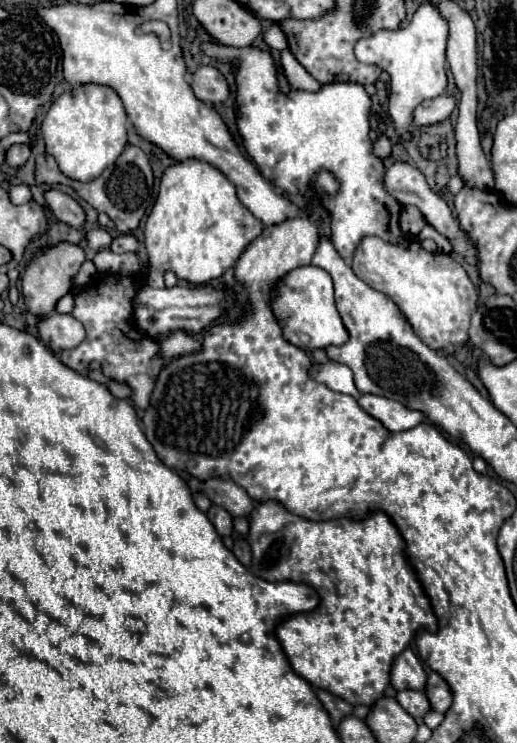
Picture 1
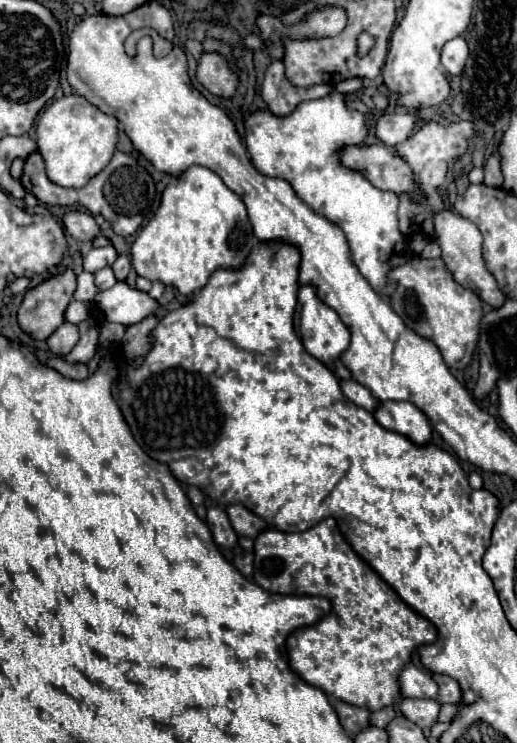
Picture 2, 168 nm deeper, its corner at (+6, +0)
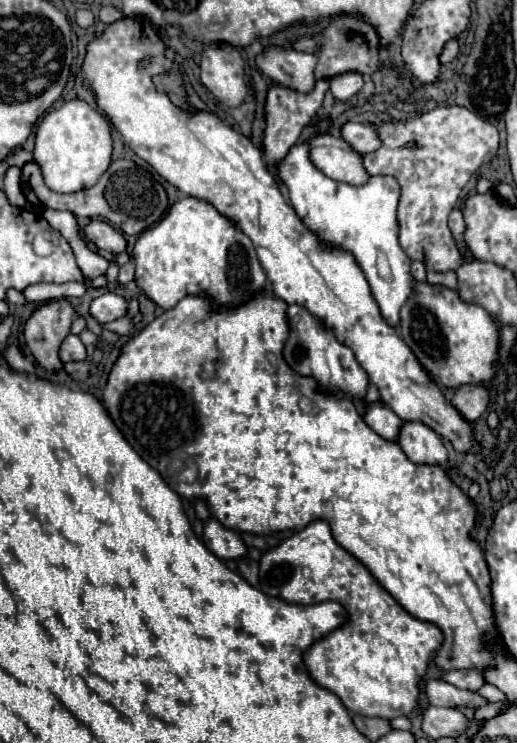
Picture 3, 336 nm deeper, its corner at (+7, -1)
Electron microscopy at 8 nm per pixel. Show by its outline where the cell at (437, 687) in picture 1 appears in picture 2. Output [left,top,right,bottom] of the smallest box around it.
[433,675,461,703]

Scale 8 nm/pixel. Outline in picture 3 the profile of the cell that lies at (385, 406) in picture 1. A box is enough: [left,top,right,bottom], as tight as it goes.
[398,422,448,464]

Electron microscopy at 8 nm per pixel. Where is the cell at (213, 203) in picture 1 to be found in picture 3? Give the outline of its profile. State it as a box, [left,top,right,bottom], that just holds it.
[132,196,266,310]

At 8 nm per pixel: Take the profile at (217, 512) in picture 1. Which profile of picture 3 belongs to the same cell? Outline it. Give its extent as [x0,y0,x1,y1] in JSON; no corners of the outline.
[204,518,246,560]

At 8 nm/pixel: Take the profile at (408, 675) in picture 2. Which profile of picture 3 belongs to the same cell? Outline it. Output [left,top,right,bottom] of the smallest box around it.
[424,680,486,708]

